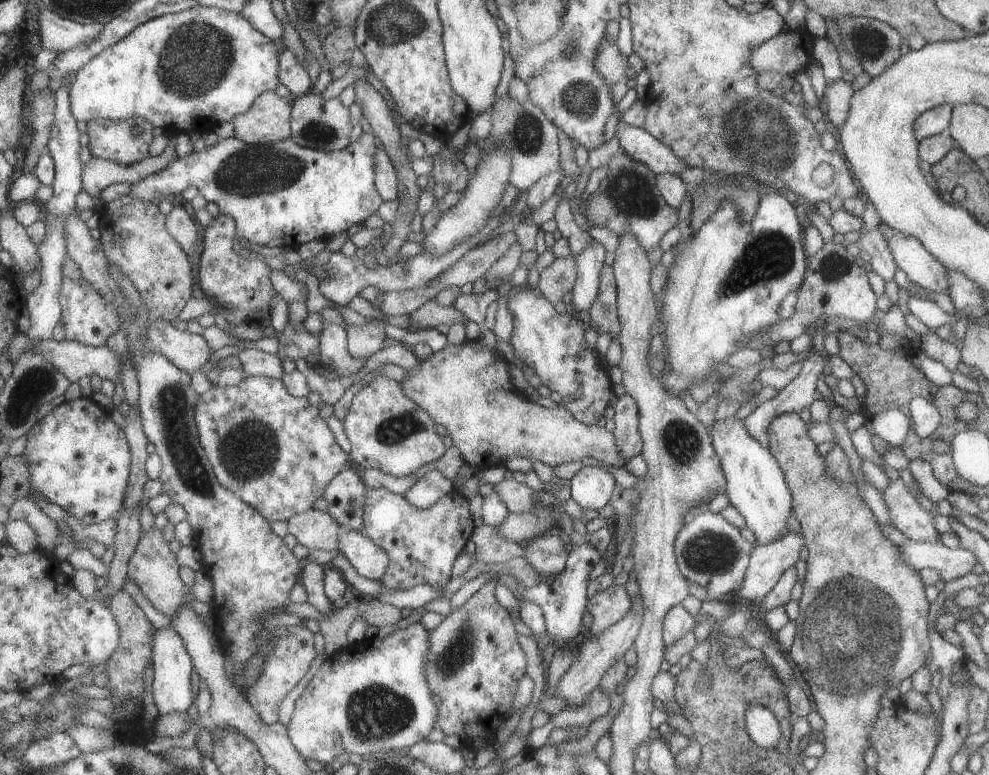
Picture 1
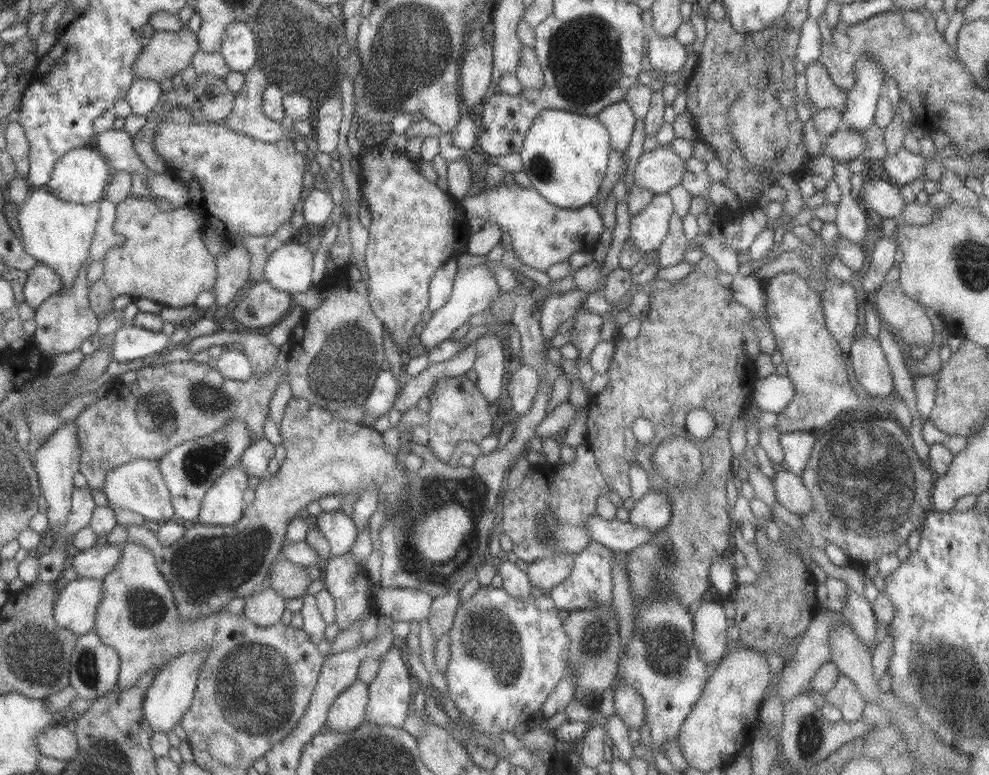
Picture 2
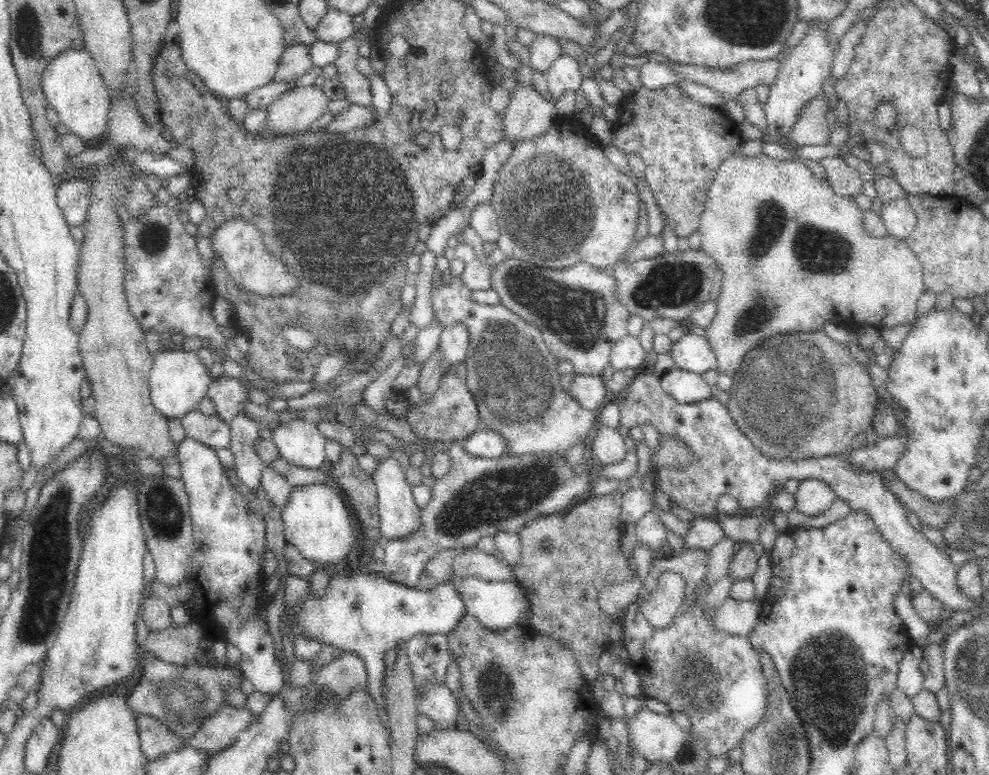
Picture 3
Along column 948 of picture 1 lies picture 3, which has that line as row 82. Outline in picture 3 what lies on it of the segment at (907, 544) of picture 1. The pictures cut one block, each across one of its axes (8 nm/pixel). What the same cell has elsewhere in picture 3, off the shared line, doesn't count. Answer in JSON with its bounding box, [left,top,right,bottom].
[545,55,582,100]

